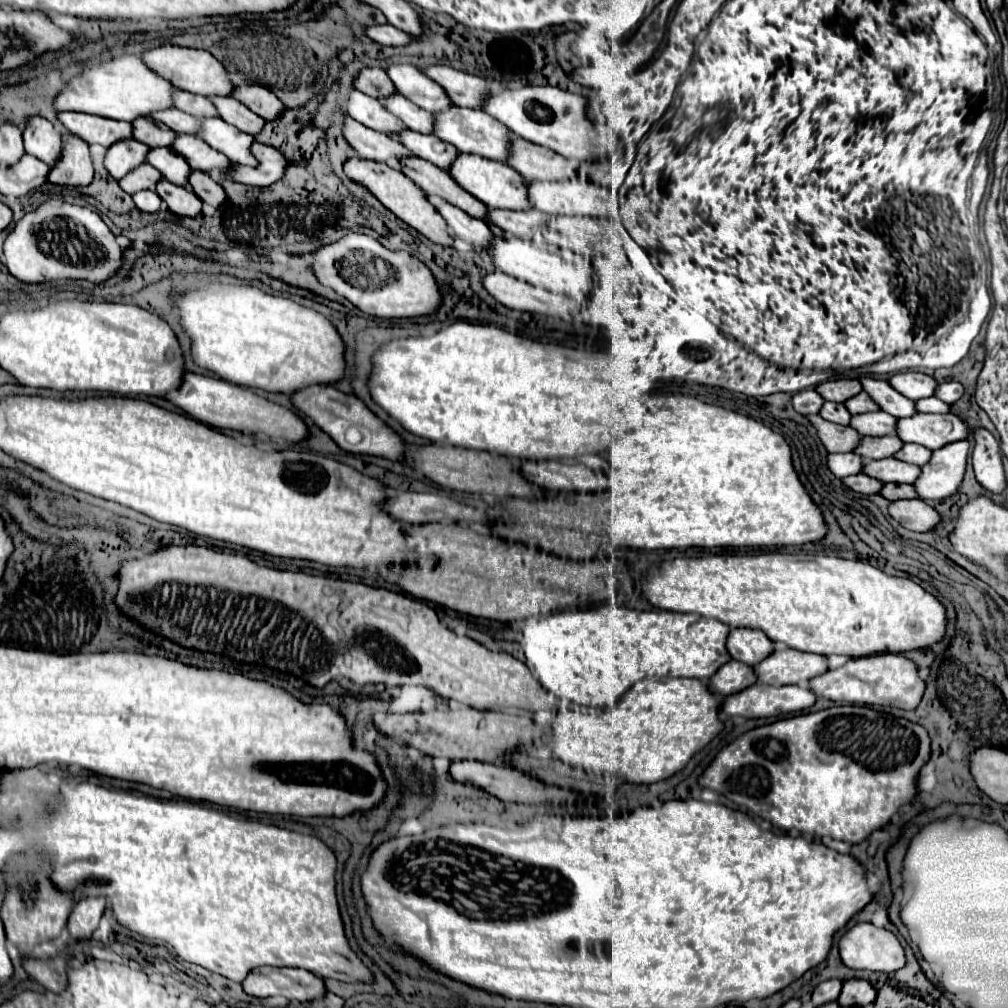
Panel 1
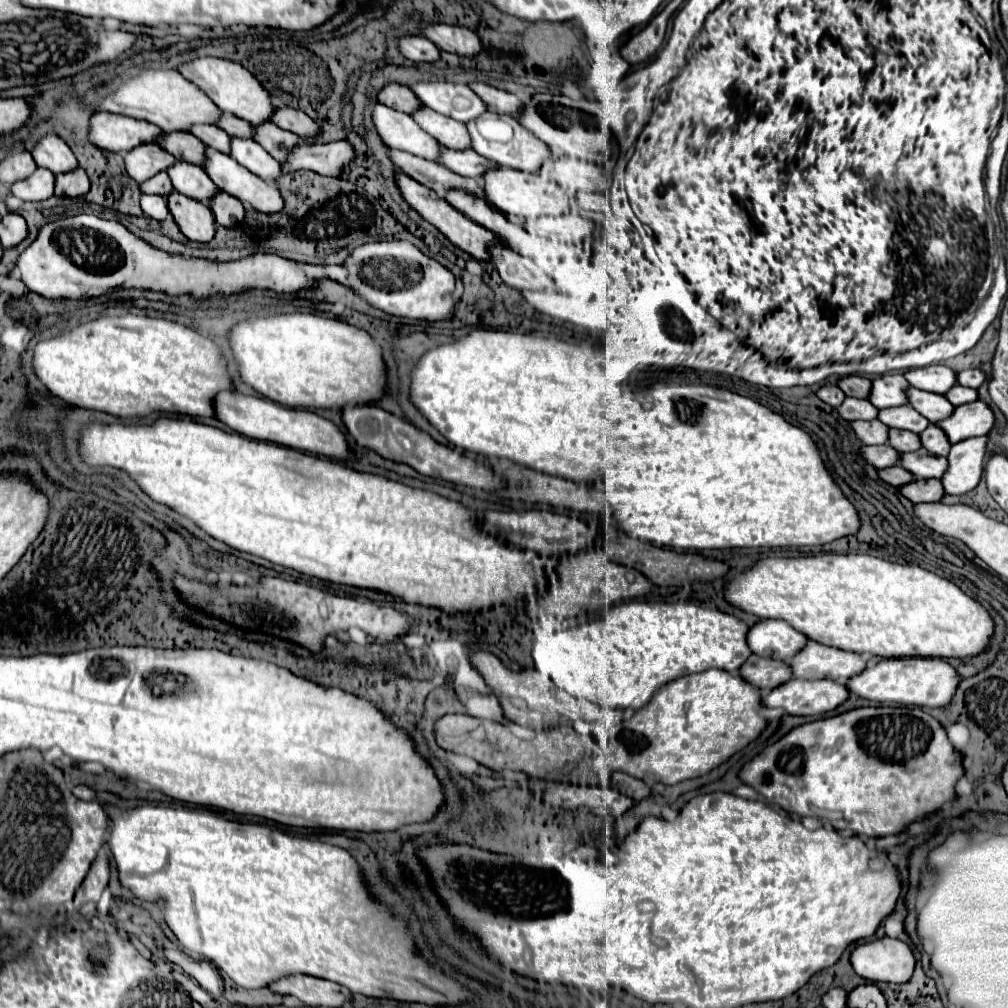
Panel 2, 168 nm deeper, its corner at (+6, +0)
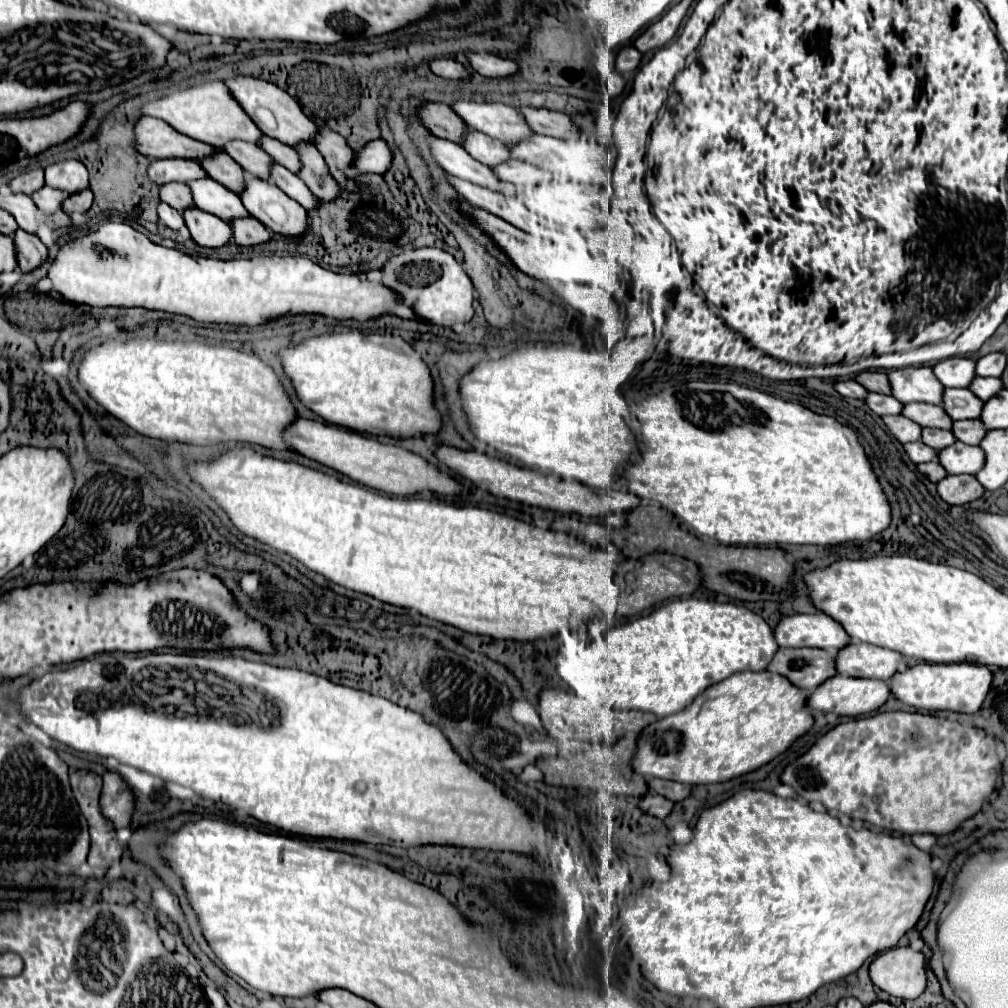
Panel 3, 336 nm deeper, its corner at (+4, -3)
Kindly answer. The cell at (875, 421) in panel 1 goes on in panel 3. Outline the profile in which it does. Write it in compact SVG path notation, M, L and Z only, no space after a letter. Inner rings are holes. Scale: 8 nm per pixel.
M912 402L912 404L904 406L902 414L912 418L914 422L918 422L920 426L930 426L930 428L952 428L952 424L954 424L954 420L950 420L950 416L946 416L946 410L936 404Z

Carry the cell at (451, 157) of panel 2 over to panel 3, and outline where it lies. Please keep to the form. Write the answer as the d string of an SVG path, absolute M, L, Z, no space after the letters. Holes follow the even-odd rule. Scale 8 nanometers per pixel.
M508 160L502 162L500 166L494 168L494 172L498 174L500 180L512 182L512 184L528 184L532 180L532 184L538 184L546 174L540 168L534 168L532 164L526 164L522 160Z

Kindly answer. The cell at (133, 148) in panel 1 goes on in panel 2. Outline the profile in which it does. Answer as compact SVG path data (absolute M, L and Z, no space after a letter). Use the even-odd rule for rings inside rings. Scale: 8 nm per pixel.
M154 143L140 145L128 153L122 153L122 159L126 165L126 173L138 183L150 179L158 171L164 171L166 167L170 167L176 161L170 153L166 153L164 149L160 149Z

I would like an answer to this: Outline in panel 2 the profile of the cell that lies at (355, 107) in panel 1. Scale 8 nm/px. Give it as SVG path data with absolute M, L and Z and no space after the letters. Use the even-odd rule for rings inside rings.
M374 105L372 109L372 123L380 135L380 139L400 151L408 151L412 155L436 161L438 153L438 141L424 133L410 115L394 111L386 105Z

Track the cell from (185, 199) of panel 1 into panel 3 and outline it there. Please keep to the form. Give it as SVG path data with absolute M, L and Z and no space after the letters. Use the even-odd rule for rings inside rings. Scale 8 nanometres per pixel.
M198 208L184 210L186 226L194 238L196 244L206 248L222 248L232 240L232 228L228 222L202 212Z

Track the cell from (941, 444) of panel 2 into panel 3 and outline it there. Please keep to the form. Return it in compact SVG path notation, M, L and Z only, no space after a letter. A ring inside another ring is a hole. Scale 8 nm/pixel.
M958 420L954 422L954 434L960 442L980 444L982 436L986 436L986 428L982 428L982 420Z

